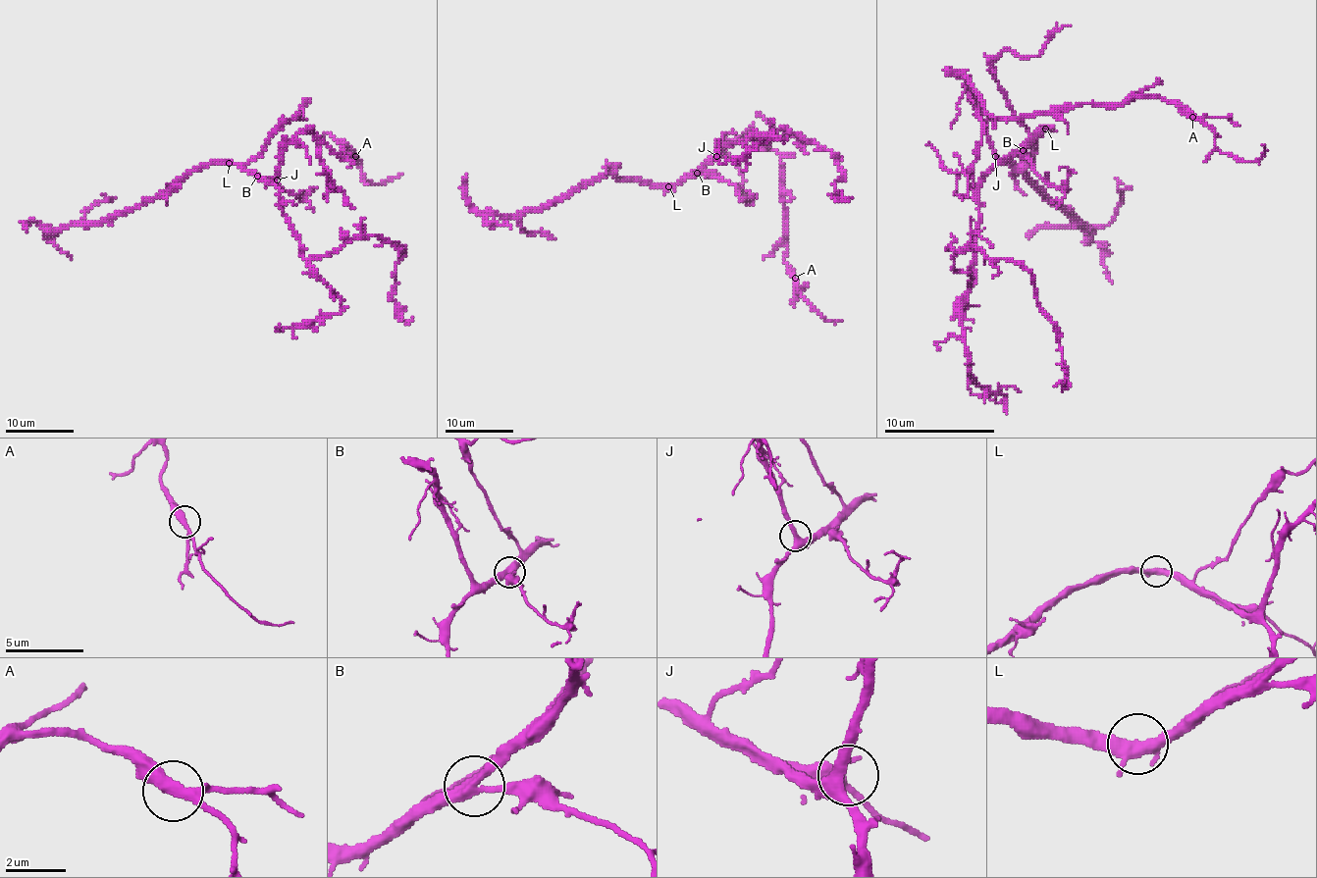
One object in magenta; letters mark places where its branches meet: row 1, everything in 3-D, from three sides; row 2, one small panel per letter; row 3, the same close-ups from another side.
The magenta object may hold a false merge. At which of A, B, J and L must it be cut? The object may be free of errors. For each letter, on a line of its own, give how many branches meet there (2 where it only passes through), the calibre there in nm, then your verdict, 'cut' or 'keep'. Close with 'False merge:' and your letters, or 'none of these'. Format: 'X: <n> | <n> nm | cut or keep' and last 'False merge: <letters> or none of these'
A: 3 | 340 nm | keep
B: 3 | 320 nm | keep
J: 3 | 320 nm | keep
L: 3 | 340 nm | keep
False merge: none of these

